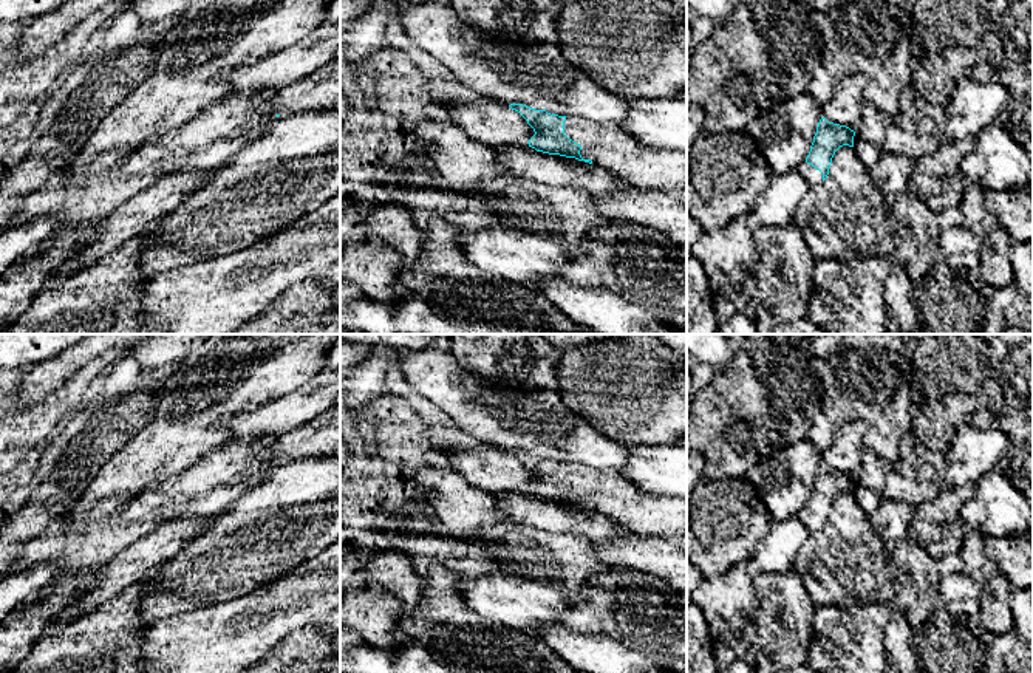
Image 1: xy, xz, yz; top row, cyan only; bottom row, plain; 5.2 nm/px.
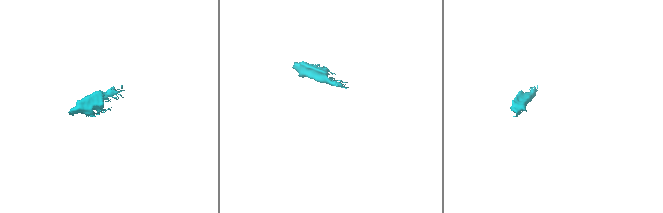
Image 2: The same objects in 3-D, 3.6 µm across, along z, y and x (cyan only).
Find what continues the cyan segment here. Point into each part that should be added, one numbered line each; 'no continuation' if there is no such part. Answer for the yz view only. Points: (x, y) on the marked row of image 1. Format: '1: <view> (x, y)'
1: yz (814, 177)

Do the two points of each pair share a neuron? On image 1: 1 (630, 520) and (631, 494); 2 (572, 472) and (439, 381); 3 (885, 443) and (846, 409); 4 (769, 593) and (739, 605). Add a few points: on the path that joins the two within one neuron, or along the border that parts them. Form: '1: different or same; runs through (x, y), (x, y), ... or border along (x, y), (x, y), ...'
1: different; border along (648, 494), (634, 500), (603, 497)
2: different; border along (566, 463), (582, 463), (602, 472)
3: same; runs through (883, 430), (859, 409)
4: different; border along (750, 574), (756, 635)

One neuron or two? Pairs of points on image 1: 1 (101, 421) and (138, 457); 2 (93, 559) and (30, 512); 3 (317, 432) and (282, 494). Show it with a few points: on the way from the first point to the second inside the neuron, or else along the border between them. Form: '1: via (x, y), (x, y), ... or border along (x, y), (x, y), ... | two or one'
1: border along (152, 418), (99, 468) | two
2: border along (44, 531), (33, 537), (17, 557) | two
3: border along (323, 455), (280, 463) | two

